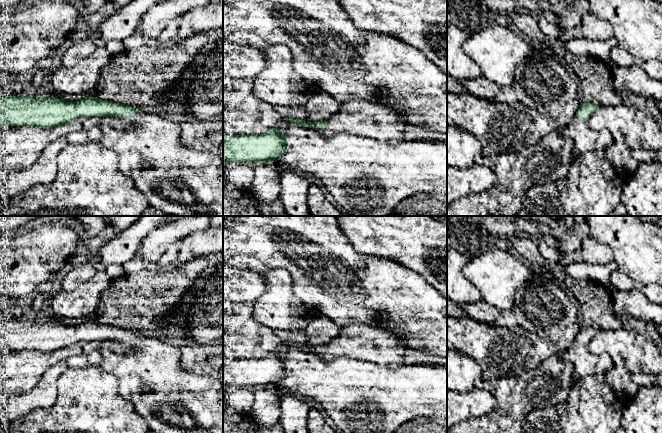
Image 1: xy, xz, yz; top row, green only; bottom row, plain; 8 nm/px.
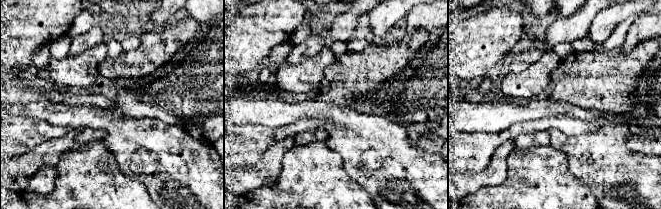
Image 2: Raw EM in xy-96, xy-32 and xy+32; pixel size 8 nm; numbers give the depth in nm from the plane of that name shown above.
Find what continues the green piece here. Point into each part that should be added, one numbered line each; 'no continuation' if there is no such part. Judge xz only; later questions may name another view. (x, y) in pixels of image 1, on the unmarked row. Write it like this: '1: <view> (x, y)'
1: xz (364, 342)

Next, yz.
1: yz (584, 363)

